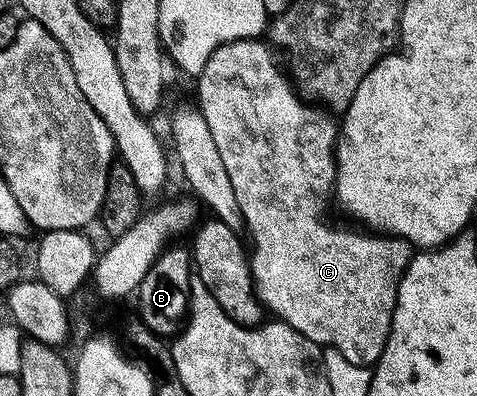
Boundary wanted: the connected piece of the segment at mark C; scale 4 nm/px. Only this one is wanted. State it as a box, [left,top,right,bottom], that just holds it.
[195,37,415,367]

